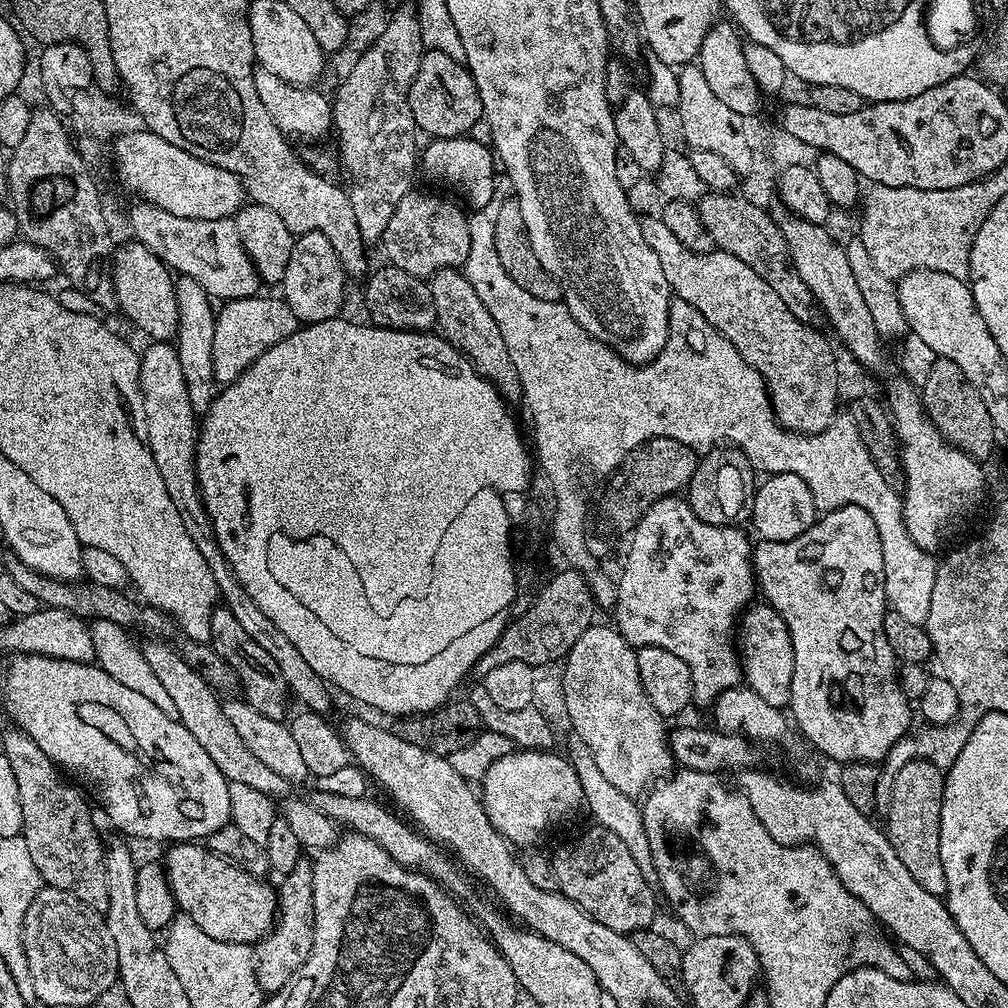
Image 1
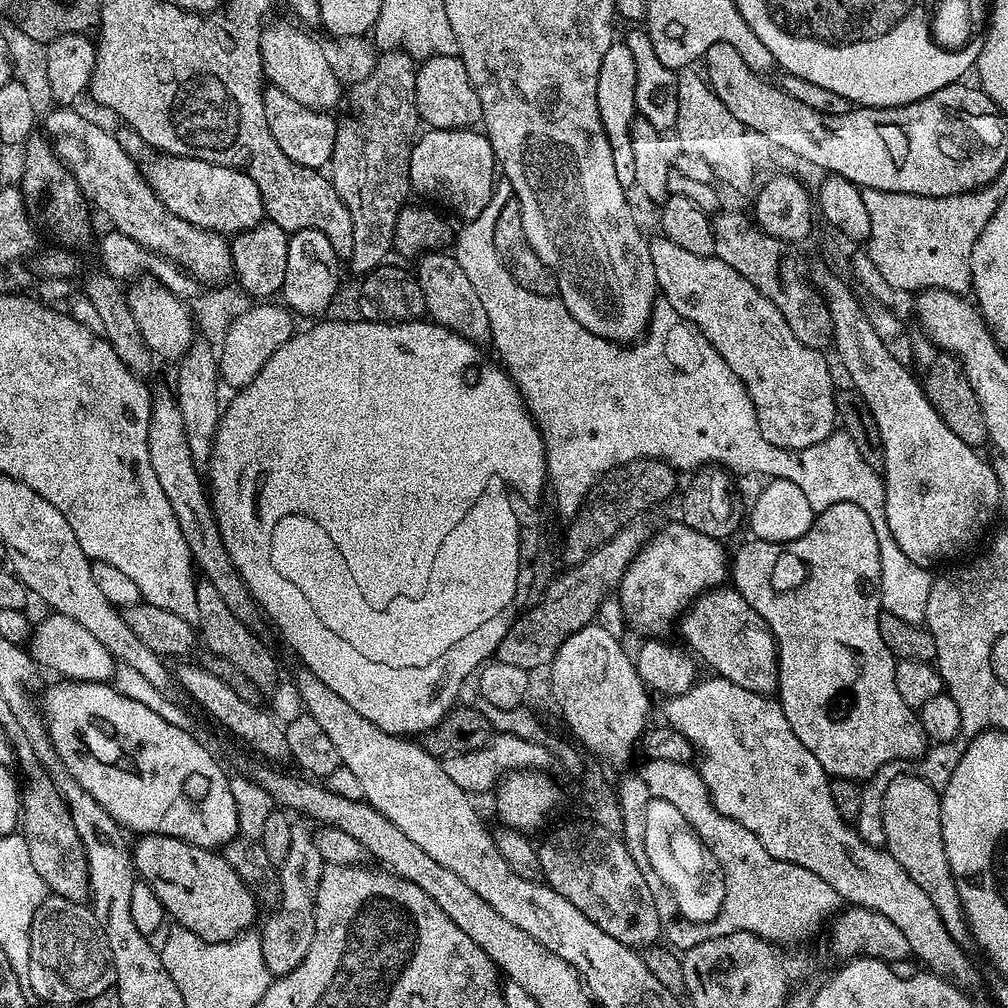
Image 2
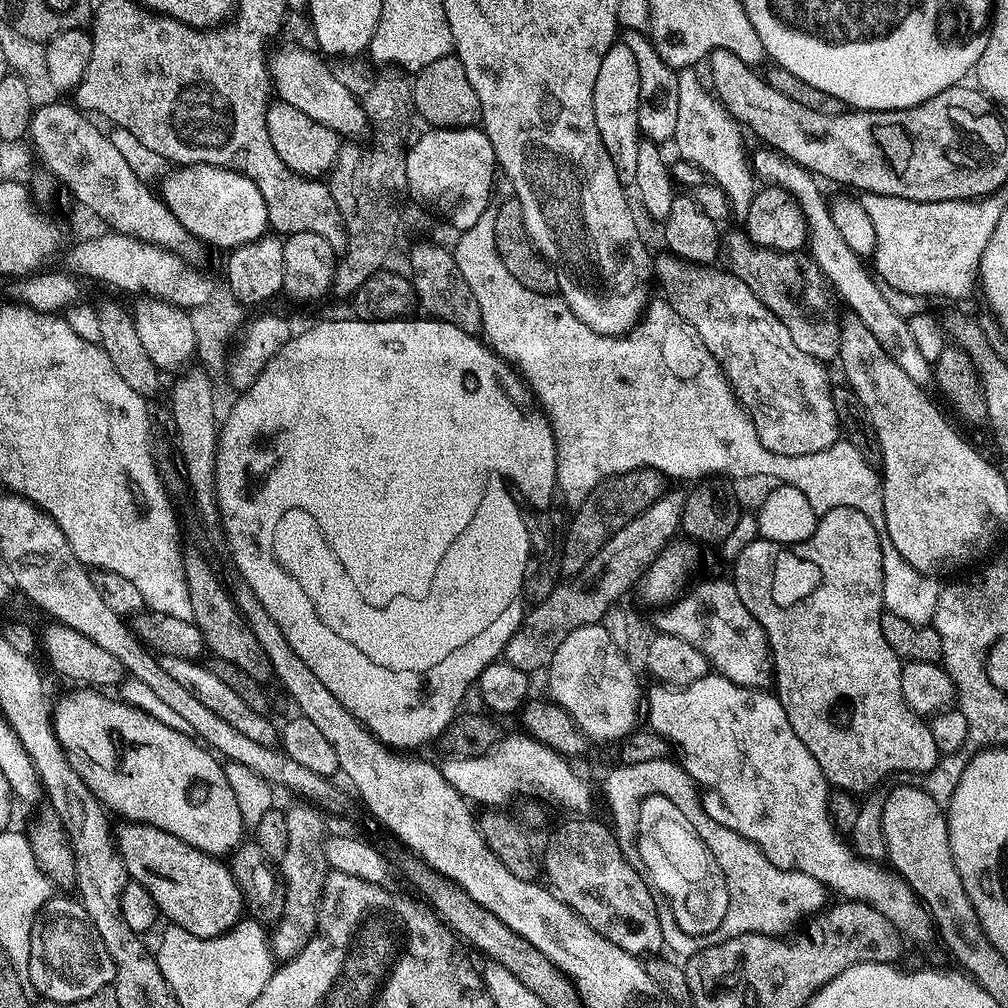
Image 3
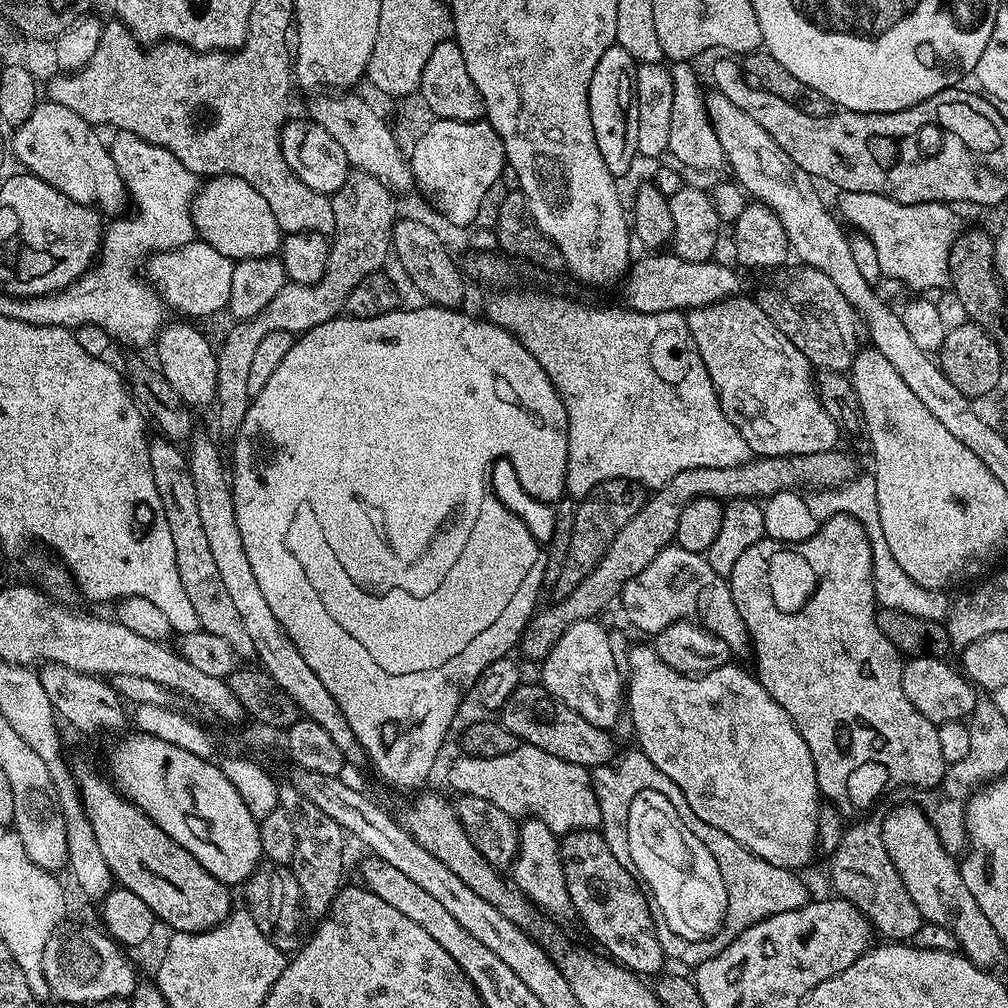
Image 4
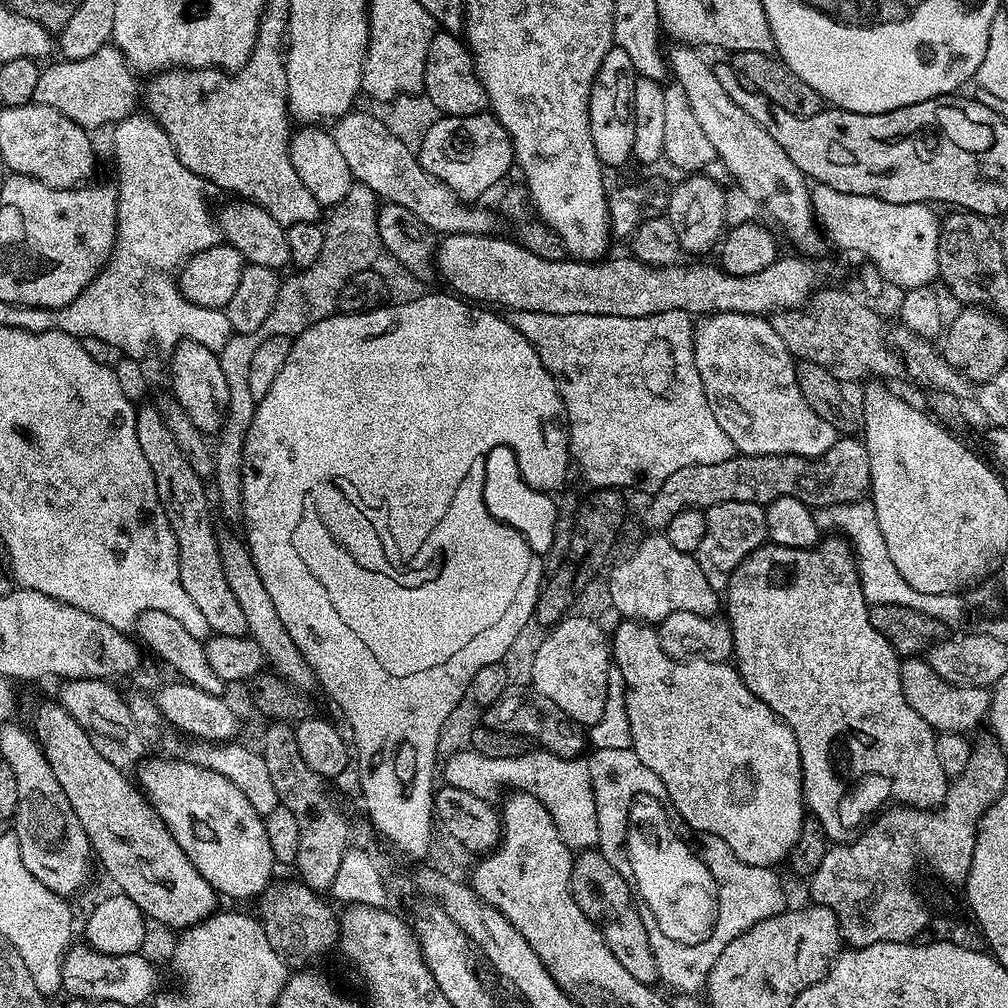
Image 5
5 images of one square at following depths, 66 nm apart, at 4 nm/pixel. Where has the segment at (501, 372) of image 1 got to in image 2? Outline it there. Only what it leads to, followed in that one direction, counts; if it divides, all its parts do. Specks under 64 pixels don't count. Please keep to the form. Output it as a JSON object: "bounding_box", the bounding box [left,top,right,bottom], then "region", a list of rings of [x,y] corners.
{"bounding_box":[418,250,490,346],"region":[[[444,250],[426,252],[418,260],[420,263],[418,279],[422,286],[422,294],[426,298],[427,315],[435,323],[457,332],[470,343],[477,346],[487,345],[490,340],[490,320],[486,318],[486,309],[478,299],[470,278],[466,278],[462,266],[458,266],[455,255],[448,253],[447,256],[446,253]]]}

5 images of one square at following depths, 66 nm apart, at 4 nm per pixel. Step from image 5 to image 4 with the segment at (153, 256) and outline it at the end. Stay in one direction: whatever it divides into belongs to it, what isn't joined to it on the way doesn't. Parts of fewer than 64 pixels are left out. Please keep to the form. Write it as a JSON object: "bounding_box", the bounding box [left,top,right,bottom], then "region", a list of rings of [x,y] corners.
{"bounding_box":[98,131,198,272],"region":[[[117,131],[110,140],[110,151],[114,166],[122,178],[127,195],[136,203],[136,216],[129,220],[116,220],[107,225],[102,236],[102,255],[98,263],[108,268],[126,272],[126,264],[141,269],[142,258],[153,253],[180,248],[197,239],[192,221],[192,200],[196,197],[198,177],[162,146],[154,146],[138,134]]]}

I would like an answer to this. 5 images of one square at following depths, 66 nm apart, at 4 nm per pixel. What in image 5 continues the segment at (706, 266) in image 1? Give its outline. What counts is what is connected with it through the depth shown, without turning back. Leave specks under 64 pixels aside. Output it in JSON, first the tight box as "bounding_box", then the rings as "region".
{"bounding_box":[692,312,838,456],"region":[[[714,312],[703,317],[695,325],[692,345],[694,362],[702,378],[706,402],[722,430],[730,438],[733,449],[745,456],[810,456],[824,455],[838,438],[830,422],[822,422],[814,410],[802,398],[802,390],[796,385],[797,361],[792,351],[778,338],[771,319],[737,312]]]}

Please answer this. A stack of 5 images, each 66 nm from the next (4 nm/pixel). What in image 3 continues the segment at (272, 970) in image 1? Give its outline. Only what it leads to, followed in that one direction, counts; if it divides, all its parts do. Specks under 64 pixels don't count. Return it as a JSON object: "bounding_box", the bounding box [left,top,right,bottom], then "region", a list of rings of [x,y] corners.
{"bounding_box":[270,802,330,962],"region":[[[307,802],[292,803],[296,804],[290,805],[284,812],[288,831],[286,854],[278,862],[278,872],[283,884],[282,911],[280,921],[270,932],[272,955],[280,962],[293,960],[316,933],[316,923],[320,917],[320,898],[324,895],[324,887],[330,871],[326,847],[326,837],[329,832],[327,826],[324,825],[323,818],[325,817],[321,809]]]}

